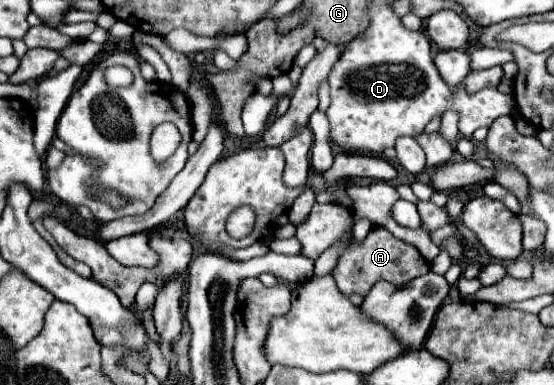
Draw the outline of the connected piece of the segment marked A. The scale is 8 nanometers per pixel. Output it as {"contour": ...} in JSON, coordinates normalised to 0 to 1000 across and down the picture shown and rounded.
{"contour":[[[671,587],[671,597],[664,603],[664,613],[657,623],[646,629],[635,613],[626,623],[625,642],[610,665],[610,686],[603,691],[603,701],[596,712],[606,727],[606,743],[614,748],[614,758],[621,758],[625,769],[643,764],[643,758],[661,769],[668,758],[668,743],[675,743],[682,727],[700,727],[715,743],[726,743],[769,706],[776,706],[776,681],[765,675],[765,665],[755,655],[755,644],[747,644],[744,634],[736,634],[729,623],[718,623],[693,587]]]}

